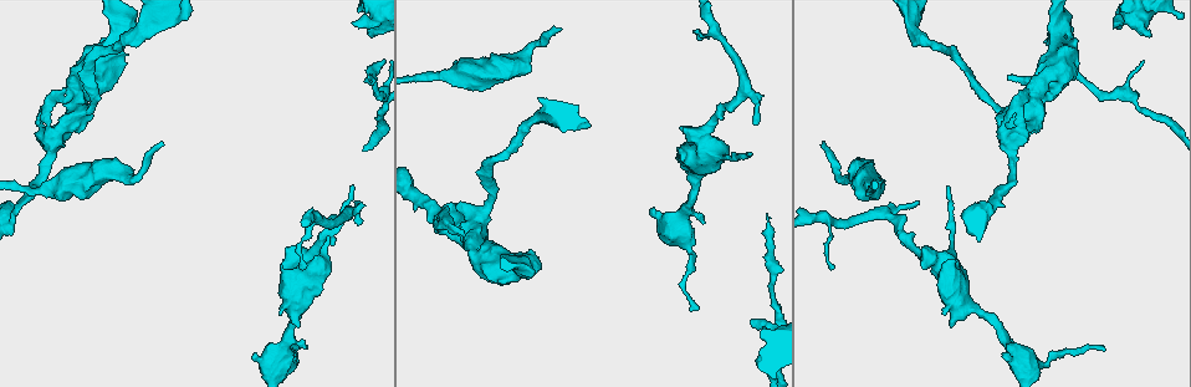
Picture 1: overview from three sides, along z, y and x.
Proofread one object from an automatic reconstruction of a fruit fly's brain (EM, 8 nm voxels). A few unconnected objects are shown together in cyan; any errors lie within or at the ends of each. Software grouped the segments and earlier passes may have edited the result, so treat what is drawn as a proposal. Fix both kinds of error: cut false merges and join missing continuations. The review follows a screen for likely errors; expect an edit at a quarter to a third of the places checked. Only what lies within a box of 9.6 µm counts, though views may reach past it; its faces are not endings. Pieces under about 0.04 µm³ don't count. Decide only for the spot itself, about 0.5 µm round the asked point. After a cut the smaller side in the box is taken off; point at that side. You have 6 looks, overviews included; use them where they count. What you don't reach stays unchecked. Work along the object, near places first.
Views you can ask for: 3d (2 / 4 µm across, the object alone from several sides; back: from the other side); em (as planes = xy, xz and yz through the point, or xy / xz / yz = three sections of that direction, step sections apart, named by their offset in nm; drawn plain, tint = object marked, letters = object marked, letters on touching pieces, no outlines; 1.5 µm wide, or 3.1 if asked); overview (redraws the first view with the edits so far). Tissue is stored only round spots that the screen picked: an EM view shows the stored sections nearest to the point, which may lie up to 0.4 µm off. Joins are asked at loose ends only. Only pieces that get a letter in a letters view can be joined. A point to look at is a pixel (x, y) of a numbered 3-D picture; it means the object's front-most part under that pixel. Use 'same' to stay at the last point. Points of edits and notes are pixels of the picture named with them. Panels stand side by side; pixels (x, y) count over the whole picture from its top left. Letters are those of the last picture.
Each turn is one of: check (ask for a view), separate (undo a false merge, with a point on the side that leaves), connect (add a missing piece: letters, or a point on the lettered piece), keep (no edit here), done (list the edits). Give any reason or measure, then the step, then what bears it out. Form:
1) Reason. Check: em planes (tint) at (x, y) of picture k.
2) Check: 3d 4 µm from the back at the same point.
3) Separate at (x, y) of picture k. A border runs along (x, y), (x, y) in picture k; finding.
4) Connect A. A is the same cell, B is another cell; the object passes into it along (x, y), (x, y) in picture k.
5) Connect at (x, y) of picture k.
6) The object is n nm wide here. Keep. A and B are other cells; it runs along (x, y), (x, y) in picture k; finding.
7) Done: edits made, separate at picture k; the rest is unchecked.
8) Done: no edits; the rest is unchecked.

An open end. Check: 3d 2 µm at (354, 24) of picture 1.

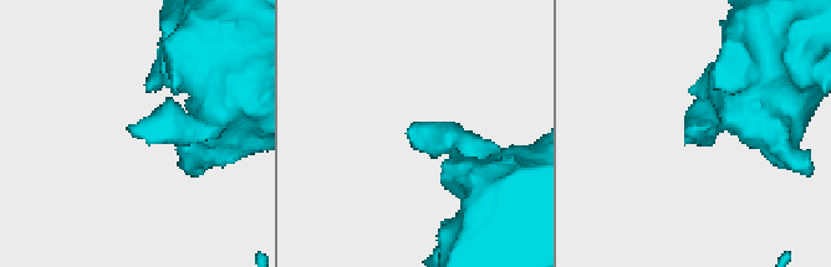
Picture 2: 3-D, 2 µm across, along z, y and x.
Now the EM. Check: em planes (letters) at (128, 128) of picture 2.

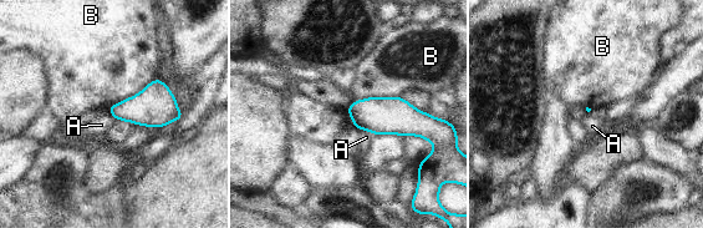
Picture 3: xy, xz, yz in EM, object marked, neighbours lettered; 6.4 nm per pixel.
Keep. A and B are other cells; a border runs along (357, 127), (372, 131), (376, 135) in picture 3; no lettered piece goes on from it.

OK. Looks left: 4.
End of a long branch. Check: em planes (letters) at (1011, 75) of picture 1.

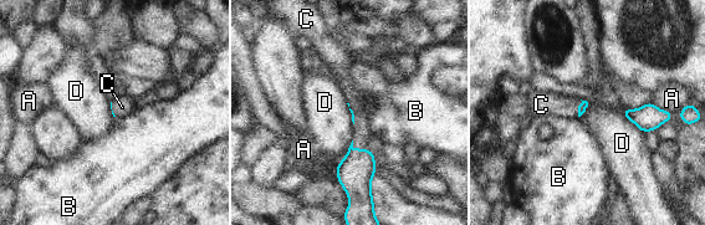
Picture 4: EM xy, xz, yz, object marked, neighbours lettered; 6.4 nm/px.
Connect C. C is the same cell, A, B and D are other cells; the object passes into it along (354, 173), (357, 149), (362, 128) in picture 4; it goes on there.

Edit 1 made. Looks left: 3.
Three-way junction. Check: 3d 4 µm from the back at (911, 23) of picture 1.

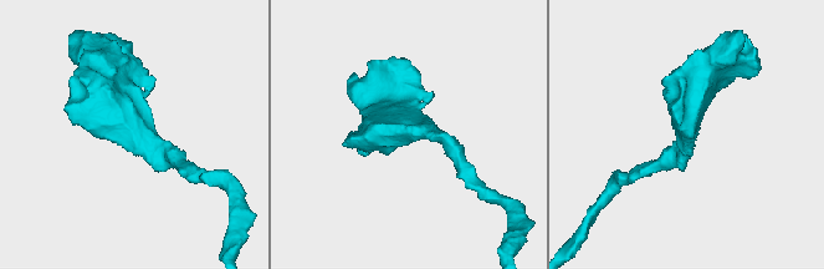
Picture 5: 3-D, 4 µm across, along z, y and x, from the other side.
3 arms meet here; the arms are 200, 320, 460 nm wide; shape alone is not enough. Check: em planes (letters) at (135, 134) of picture 5.

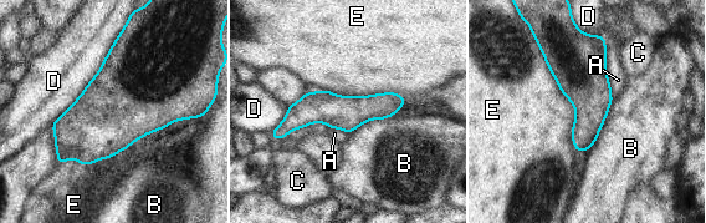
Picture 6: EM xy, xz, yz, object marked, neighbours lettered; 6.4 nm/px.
Keep. A, B, C, D and E are other cells; it runs along (400, 99), (307, 110), (277, 131) in picture 6; continuous, no second cell.

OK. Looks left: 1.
Done: edits made, connect at picture 4; the rest is unchecked.

